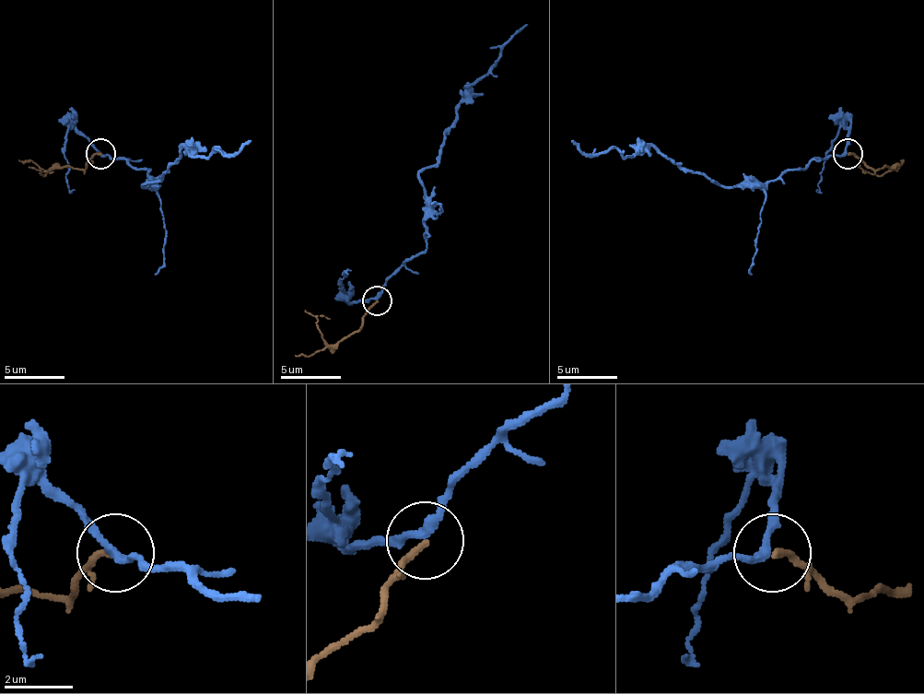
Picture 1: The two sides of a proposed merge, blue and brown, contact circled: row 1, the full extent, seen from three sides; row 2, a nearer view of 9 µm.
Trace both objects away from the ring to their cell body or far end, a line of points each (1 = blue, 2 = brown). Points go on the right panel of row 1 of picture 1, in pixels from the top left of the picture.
1: (846, 153), (782, 170), (766, 182), (721, 186), (647, 147), (631, 156), (583, 153), (571, 141)
2: (848, 153), (875, 168), (891, 168), (884, 174), (866, 174), (858, 168)

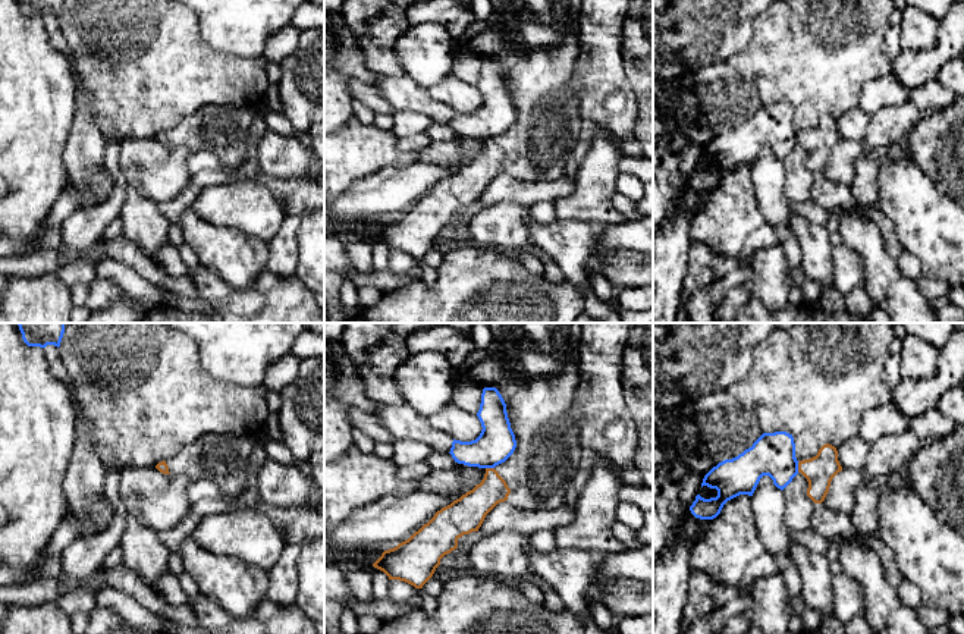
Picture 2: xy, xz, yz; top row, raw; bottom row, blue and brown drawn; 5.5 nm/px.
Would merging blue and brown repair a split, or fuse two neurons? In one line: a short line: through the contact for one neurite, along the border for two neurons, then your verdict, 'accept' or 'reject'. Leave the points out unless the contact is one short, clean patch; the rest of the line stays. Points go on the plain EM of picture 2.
line yz (797, 134), (798, 143); reject

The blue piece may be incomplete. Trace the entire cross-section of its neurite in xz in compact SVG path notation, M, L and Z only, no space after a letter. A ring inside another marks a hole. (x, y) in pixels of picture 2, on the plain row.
M484 59L477 84L481 104L471 113L452 113L450 126L458 135L478 139L494 139L515 122L516 112L511 100L506 75L496 59Z

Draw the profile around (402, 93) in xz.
M381 75L374 84L395 112L417 112L433 122L450 123L453 110L436 101L428 88L421 87L406 75Z

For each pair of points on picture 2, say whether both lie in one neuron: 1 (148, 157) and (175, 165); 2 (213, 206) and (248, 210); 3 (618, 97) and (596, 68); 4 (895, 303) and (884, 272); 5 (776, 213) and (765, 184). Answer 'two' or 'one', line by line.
1: one
2: one
3: one
4: one
5: one

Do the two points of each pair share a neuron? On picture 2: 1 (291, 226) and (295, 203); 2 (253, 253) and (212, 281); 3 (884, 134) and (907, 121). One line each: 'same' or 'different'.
1: different
2: different
3: same

